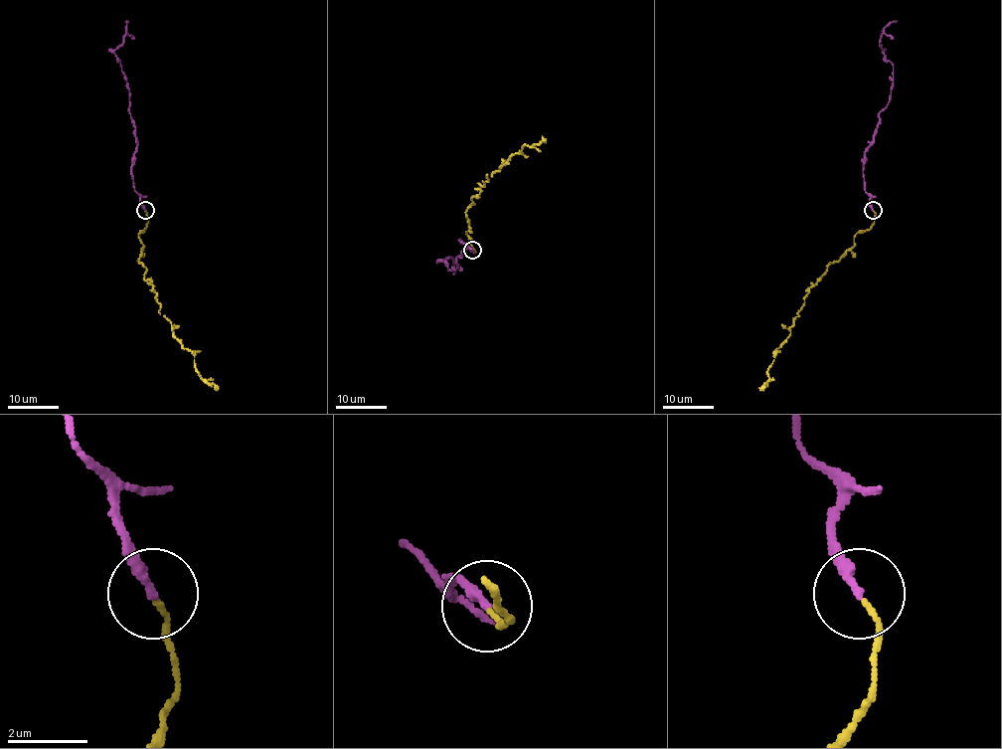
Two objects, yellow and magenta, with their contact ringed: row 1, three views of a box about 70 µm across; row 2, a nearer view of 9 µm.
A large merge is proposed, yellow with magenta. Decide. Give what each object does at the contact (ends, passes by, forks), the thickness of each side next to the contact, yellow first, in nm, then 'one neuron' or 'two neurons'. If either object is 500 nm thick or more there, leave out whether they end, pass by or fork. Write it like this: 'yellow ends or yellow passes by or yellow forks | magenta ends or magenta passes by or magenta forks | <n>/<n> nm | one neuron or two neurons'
yellow ends | magenta ends | 110/240 nm | one neuron

